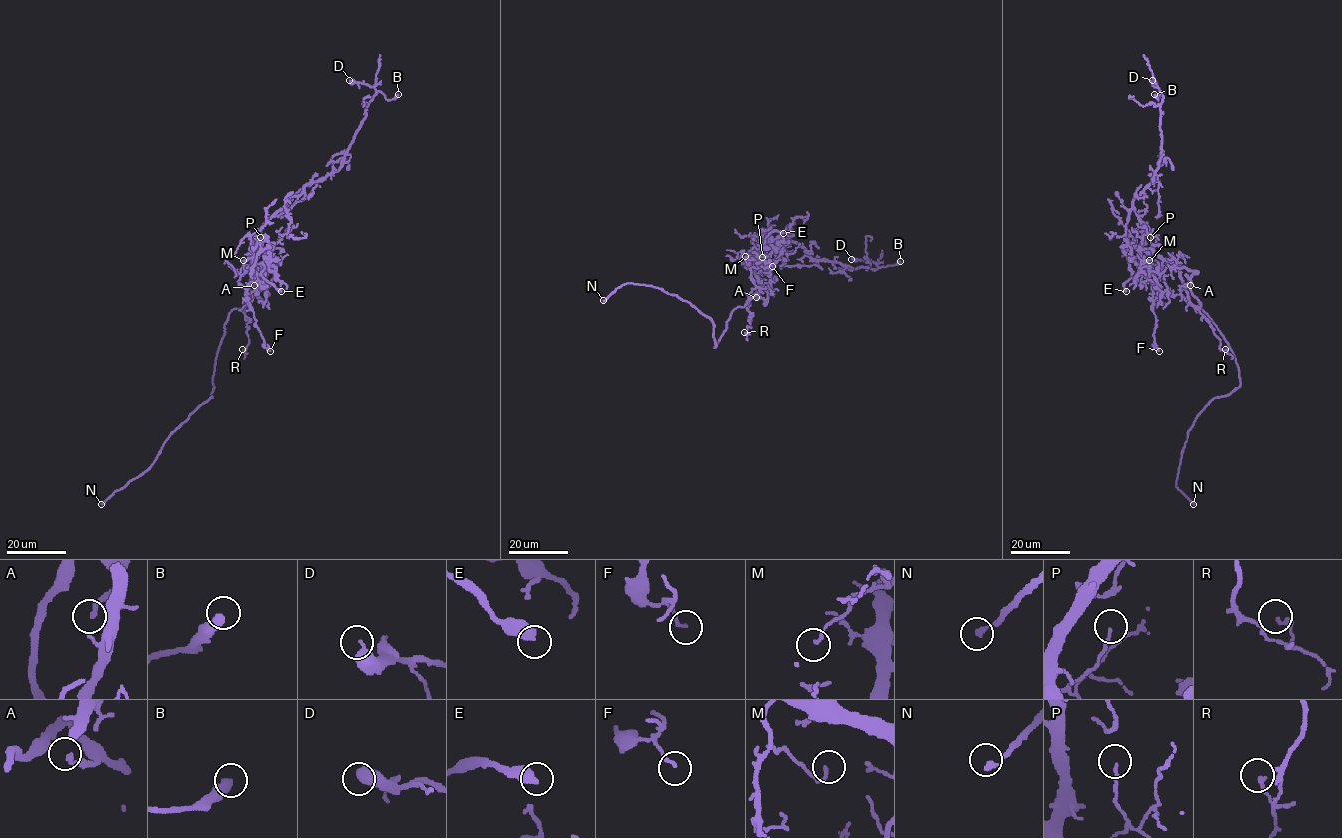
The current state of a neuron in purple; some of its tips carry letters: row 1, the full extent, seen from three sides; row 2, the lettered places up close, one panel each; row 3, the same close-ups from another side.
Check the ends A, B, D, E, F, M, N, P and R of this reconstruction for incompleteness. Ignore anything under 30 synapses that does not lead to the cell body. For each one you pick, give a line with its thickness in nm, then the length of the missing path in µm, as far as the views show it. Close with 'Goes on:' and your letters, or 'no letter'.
N: 220 nm | 20 µm
Goes on: N

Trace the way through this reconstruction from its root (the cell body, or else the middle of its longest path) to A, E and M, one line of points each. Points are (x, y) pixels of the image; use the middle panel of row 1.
A: (758, 292), (746, 307), (750, 304), (748, 298), (756, 293), (759, 298), (756, 297)
E: (758, 292), (754, 248), (757, 245), (765, 244), (766, 247), (762, 242), (771, 232), (783, 233)
M: (758, 292), (754, 273), (756, 248), (745, 256)

